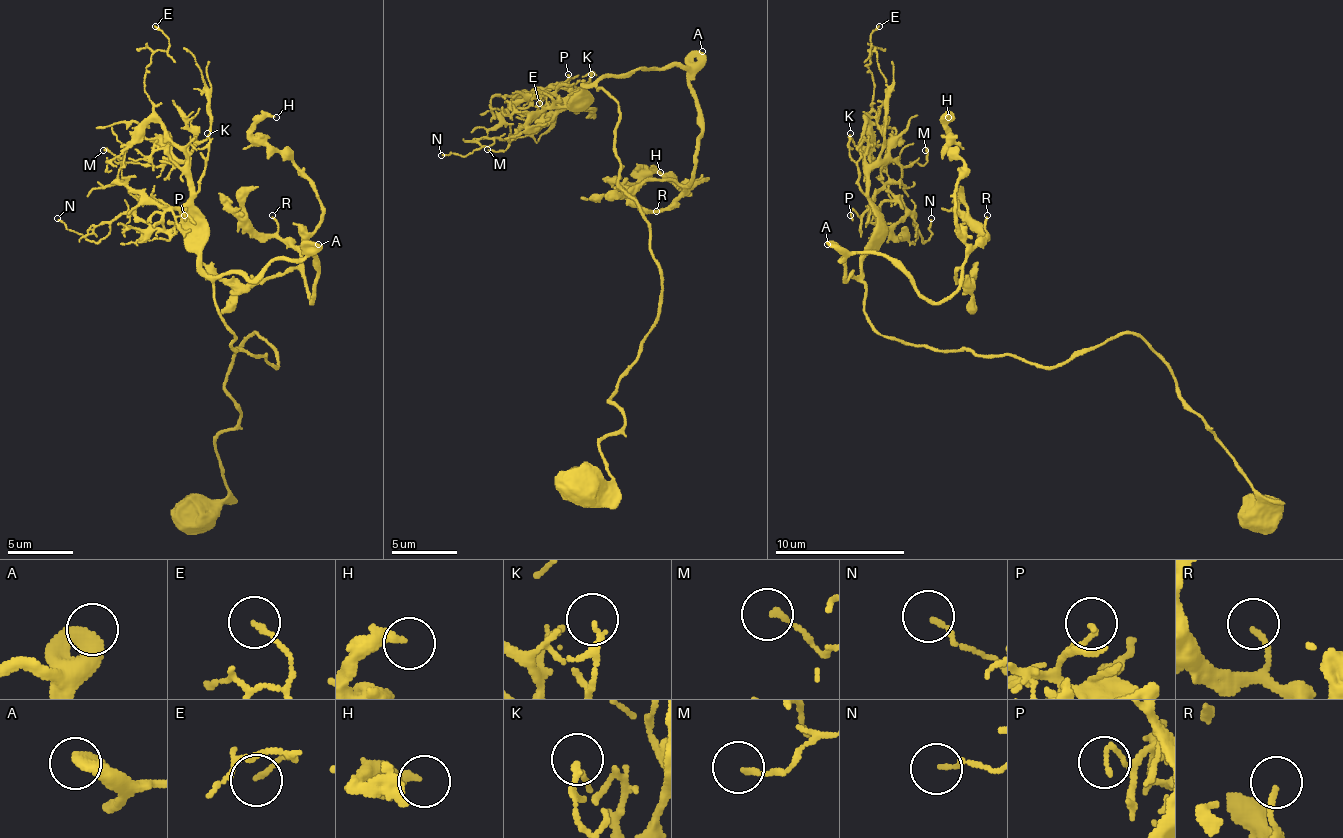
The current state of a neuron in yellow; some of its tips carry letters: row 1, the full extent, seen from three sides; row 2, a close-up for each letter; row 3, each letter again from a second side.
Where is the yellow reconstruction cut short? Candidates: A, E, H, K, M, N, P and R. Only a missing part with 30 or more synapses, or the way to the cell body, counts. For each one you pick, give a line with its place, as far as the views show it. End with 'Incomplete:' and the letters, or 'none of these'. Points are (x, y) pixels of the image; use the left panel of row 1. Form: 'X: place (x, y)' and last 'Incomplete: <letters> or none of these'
Incomplete: none of these

